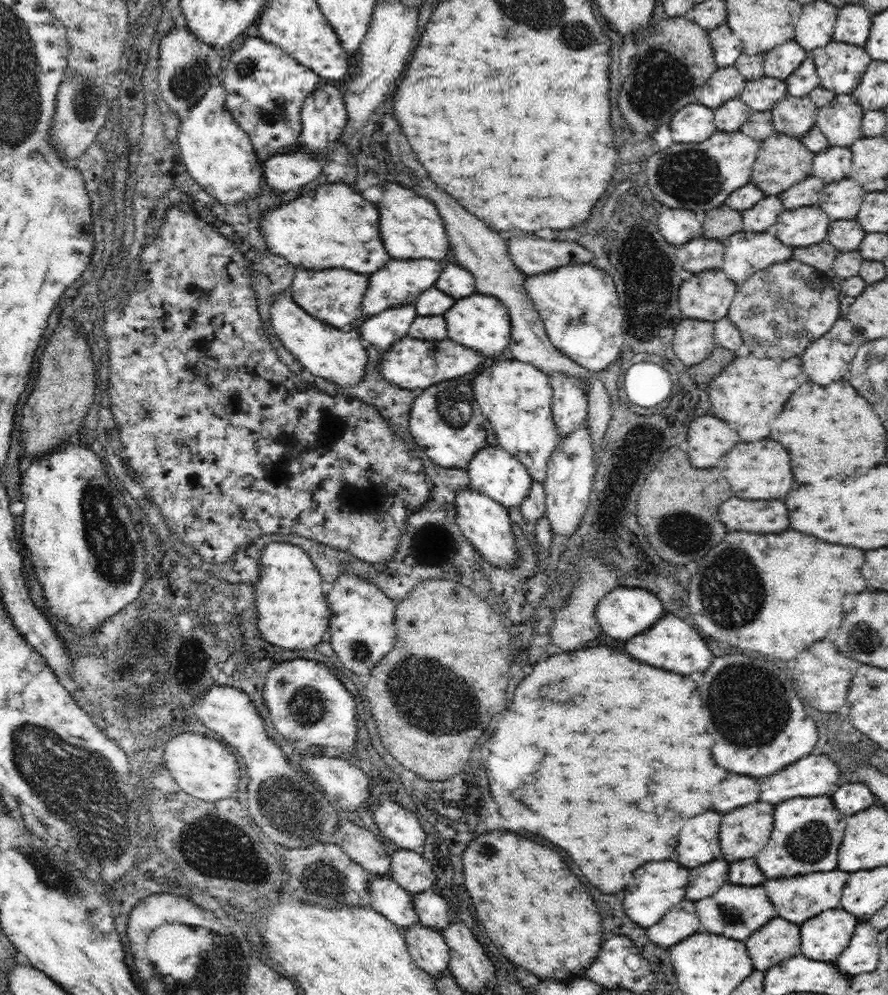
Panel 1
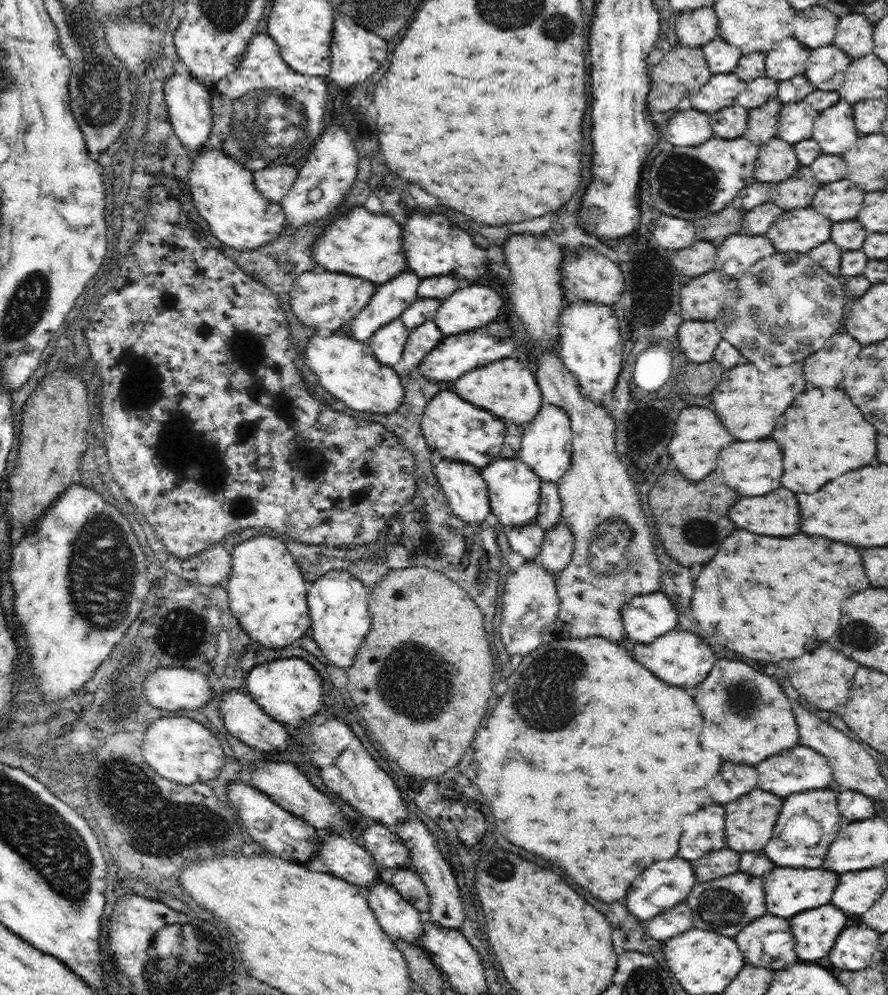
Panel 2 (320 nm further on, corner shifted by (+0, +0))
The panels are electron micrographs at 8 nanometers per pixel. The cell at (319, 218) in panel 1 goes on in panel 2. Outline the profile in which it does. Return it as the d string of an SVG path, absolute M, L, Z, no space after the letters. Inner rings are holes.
M362 206L336 218L328 226L326 234L314 246L314 260L330 272L346 272L378 284L392 280L408 268L402 248L402 226L392 216L376 216Z

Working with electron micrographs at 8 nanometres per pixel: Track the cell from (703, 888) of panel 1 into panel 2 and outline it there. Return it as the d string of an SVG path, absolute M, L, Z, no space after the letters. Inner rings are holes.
M718 850L696 860L696 866L692 862L692 868L696 874L696 882L708 882L738 872L740 870L738 864L740 864L740 856L734 850Z

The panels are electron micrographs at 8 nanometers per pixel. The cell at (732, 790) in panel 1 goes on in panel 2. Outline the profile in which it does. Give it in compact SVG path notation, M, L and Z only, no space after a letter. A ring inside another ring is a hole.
M724 762L720 772L708 784L708 792L714 798L714 802L728 804L732 800L738 800L742 794L754 790L756 782L758 776L754 766Z

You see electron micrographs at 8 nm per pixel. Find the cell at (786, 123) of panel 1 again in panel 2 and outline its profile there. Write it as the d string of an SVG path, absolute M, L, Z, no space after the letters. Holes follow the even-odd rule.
M804 102L783 104L777 122L777 137L792 143L813 137L813 122L817 112L811 104Z

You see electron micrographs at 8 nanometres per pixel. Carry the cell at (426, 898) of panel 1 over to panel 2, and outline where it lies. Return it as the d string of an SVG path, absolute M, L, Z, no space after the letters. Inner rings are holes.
M400 867L393 874L391 884L416 910L420 911L423 916L429 912L430 895L426 885L414 868Z

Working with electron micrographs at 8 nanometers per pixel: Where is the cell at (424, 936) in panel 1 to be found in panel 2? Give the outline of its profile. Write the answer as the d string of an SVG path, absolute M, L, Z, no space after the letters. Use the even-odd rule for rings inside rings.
M380 880L368 889L370 908L385 933L393 940L420 944L425 916L402 898L391 883Z

